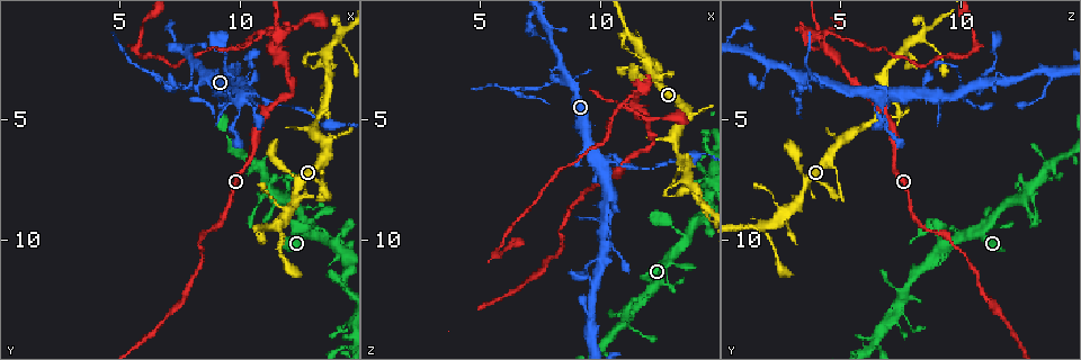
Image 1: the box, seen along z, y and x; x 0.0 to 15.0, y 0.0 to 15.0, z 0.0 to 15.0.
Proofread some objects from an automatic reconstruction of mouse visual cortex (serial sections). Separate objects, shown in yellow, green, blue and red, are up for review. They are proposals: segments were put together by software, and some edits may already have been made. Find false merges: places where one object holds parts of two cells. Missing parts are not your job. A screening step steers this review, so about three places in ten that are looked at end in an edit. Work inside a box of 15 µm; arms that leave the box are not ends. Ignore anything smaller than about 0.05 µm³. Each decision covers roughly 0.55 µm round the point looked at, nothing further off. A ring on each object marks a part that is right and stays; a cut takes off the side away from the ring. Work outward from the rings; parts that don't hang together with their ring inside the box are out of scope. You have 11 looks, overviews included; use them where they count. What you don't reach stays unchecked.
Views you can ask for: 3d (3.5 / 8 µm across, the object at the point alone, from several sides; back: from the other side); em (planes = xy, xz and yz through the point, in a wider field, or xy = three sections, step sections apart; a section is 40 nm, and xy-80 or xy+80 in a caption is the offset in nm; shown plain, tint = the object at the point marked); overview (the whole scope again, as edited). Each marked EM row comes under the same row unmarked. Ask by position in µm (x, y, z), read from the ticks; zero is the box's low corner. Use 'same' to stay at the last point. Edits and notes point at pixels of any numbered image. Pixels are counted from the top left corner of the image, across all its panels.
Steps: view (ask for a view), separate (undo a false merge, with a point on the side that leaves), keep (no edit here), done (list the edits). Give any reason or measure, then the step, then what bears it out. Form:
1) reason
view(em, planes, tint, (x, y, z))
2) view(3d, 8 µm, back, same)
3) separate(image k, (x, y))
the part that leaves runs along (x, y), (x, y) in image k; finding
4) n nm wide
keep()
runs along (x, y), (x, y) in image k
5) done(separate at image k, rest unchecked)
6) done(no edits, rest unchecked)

a narrow waist
view(3d, 3.5 µm, (11.4, 1.5, 4.0))

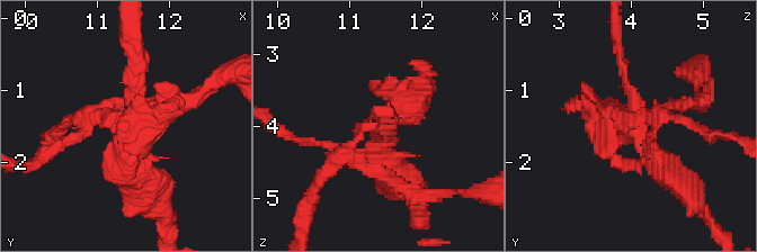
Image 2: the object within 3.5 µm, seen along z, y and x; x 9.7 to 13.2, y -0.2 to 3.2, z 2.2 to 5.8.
view(em, planes, tint, (11.45, 1.50, 4.05))

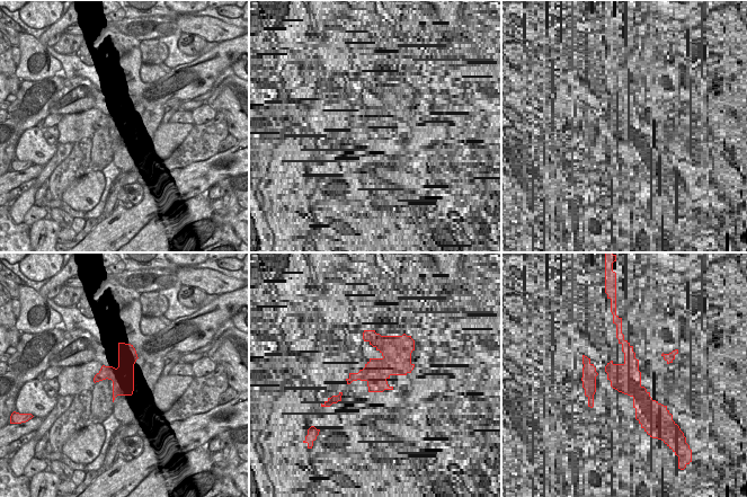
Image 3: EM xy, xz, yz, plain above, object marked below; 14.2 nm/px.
340 nm wide
separate(image 2, (598, 150))
the part that leaves runs along (634, 129), (640, 113), (695, 126) in image 2; a second cell is stuck on

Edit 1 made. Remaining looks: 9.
narrows sharply
view(3d, 3.5 µm, back, (7.9, 3.7, 3.5))

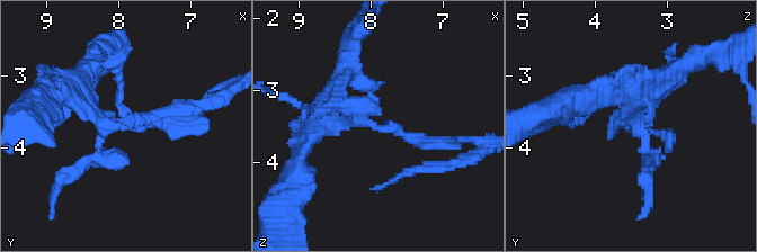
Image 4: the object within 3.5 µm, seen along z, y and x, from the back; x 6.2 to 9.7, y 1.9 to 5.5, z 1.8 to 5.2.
shape alone is not enough
view(em, xy, step 1, tint, (7.95, 3.70, 3.50))

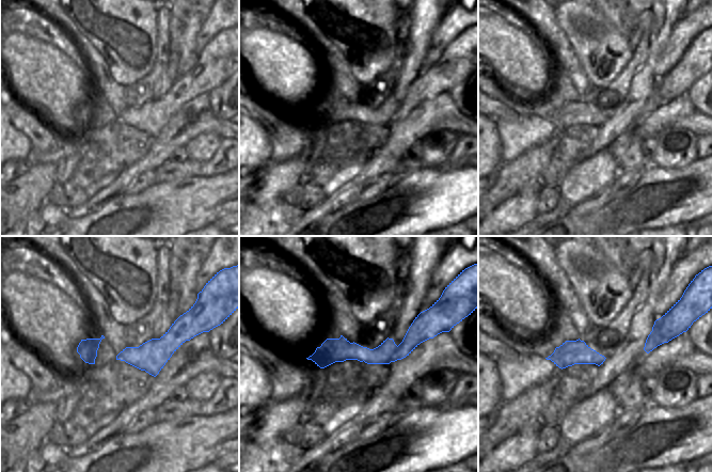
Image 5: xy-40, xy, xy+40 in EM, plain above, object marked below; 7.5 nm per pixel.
180 nm wide
separate(image 4, (415, 141))
the part that leaves runs along (379, 128), (417, 140), (475, 140) in image 4; two cells meet here

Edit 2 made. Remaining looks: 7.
three arms meet
view(3d, 3.5 µm, (11.6, 9.4, 1.8))

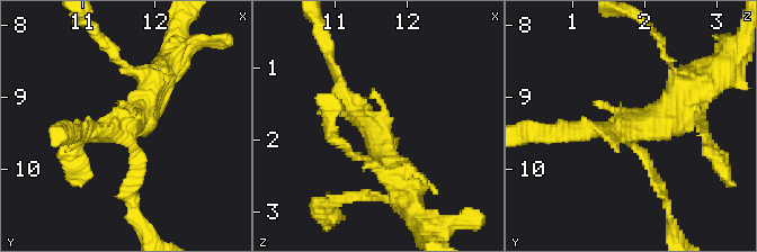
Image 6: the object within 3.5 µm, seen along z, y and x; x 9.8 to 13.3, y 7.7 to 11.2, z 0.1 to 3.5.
view(em, xy, step 3, tint, (11.60, 9.55, 1.80))

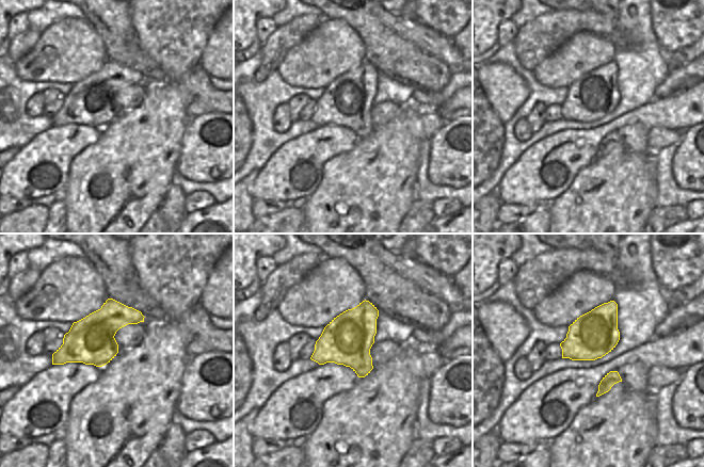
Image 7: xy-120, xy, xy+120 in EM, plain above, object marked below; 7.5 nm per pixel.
keep()
runs along (686, 93), (632, 135), (664, 194) in image 6; all the same cell

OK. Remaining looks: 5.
a narrow waist
view(3d, 8 µm, (10.9, 4.2, 6.9))

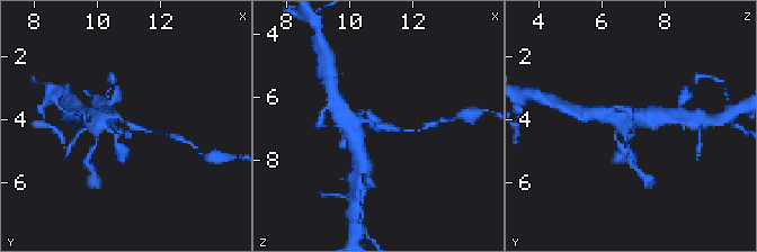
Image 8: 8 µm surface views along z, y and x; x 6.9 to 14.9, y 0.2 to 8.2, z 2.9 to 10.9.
closer look
view(3d, 3.5 µm, (10.9, 4.1, 6.9))

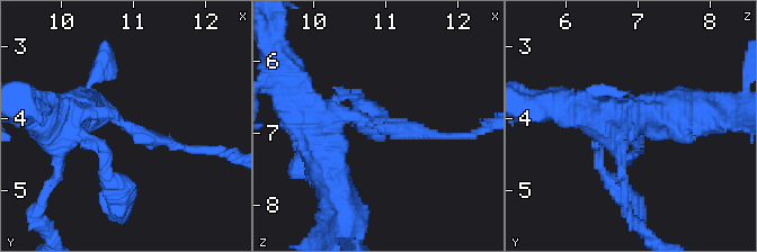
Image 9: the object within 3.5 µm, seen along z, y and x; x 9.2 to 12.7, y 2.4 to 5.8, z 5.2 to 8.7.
arms of 150, 400 nm
separate(image 9, (157, 142))
the part that leaves runs along (124, 126), (151, 140), (231, 153) in image 9; a second cell is stuck on

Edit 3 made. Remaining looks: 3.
done(separate at image 2, separate at image 4, separate at image 9, rest unchecked)

